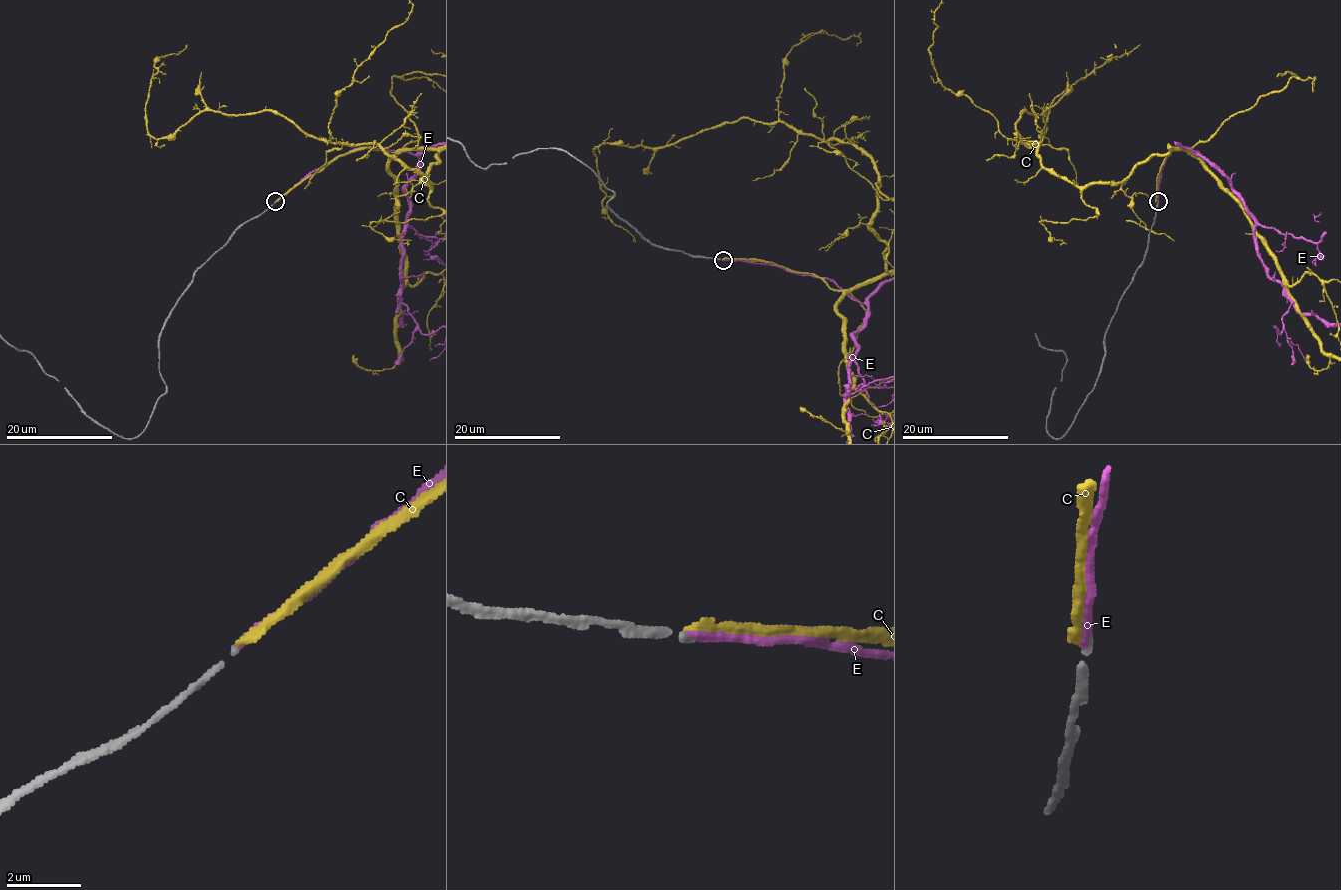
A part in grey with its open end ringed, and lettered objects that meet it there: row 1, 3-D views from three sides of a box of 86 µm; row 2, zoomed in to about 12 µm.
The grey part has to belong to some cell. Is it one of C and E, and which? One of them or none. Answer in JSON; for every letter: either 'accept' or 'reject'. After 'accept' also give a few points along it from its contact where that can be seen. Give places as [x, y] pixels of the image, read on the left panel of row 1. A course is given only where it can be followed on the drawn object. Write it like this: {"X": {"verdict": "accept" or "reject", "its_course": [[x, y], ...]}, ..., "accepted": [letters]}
{"C": {"verdict": "reject"}, "E": {"verdict": "accept"}, "accepted": ["E"]}

